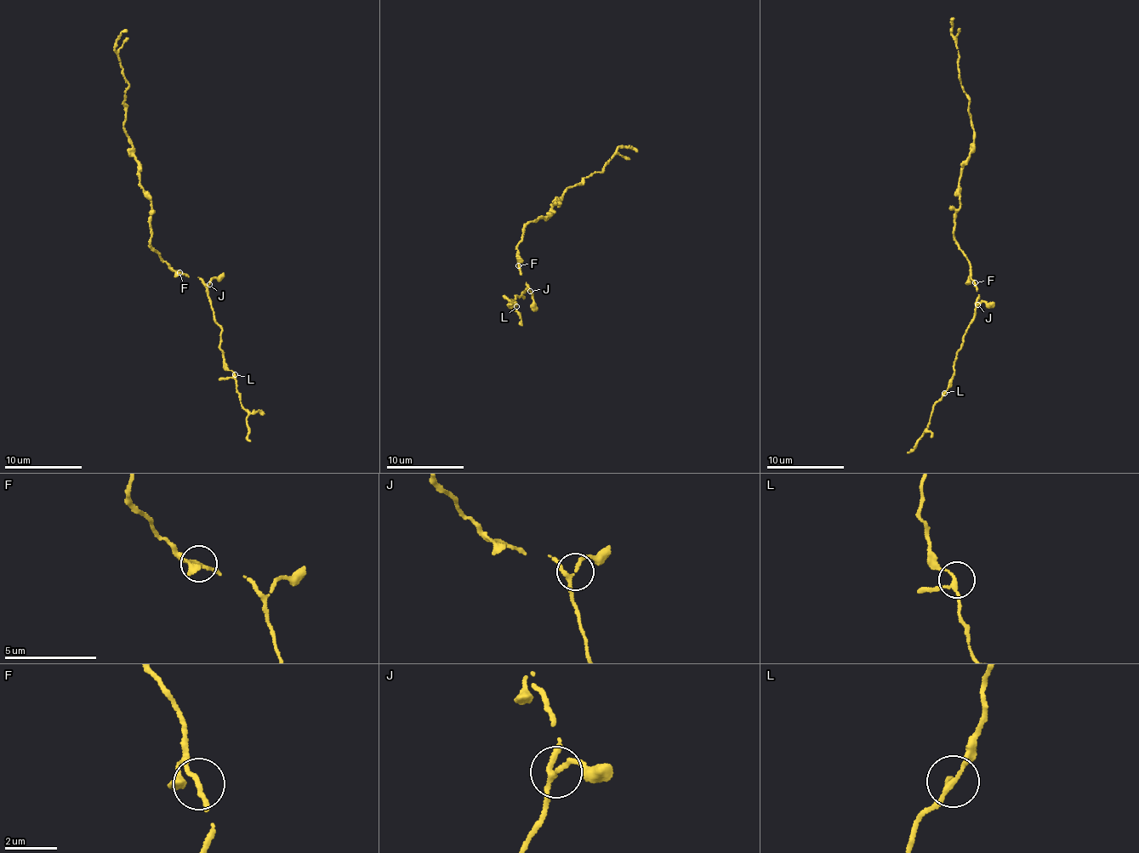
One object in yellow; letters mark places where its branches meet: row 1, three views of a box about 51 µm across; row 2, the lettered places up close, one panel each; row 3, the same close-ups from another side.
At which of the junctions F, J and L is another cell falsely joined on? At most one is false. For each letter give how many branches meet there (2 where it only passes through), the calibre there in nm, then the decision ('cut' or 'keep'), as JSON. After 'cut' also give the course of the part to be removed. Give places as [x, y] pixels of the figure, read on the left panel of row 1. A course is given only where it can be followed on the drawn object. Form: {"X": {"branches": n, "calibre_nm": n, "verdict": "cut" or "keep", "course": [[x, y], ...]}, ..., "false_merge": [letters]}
{"F": {"branches": 3, "calibre_nm": 130, "verdict": "keep"}, "J": {"branches": 3, "calibre_nm": 170, "verdict": "keep"}, "L": {"branches": 3, "calibre_nm": 150, "verdict": "keep"}, "false_merge": []}

